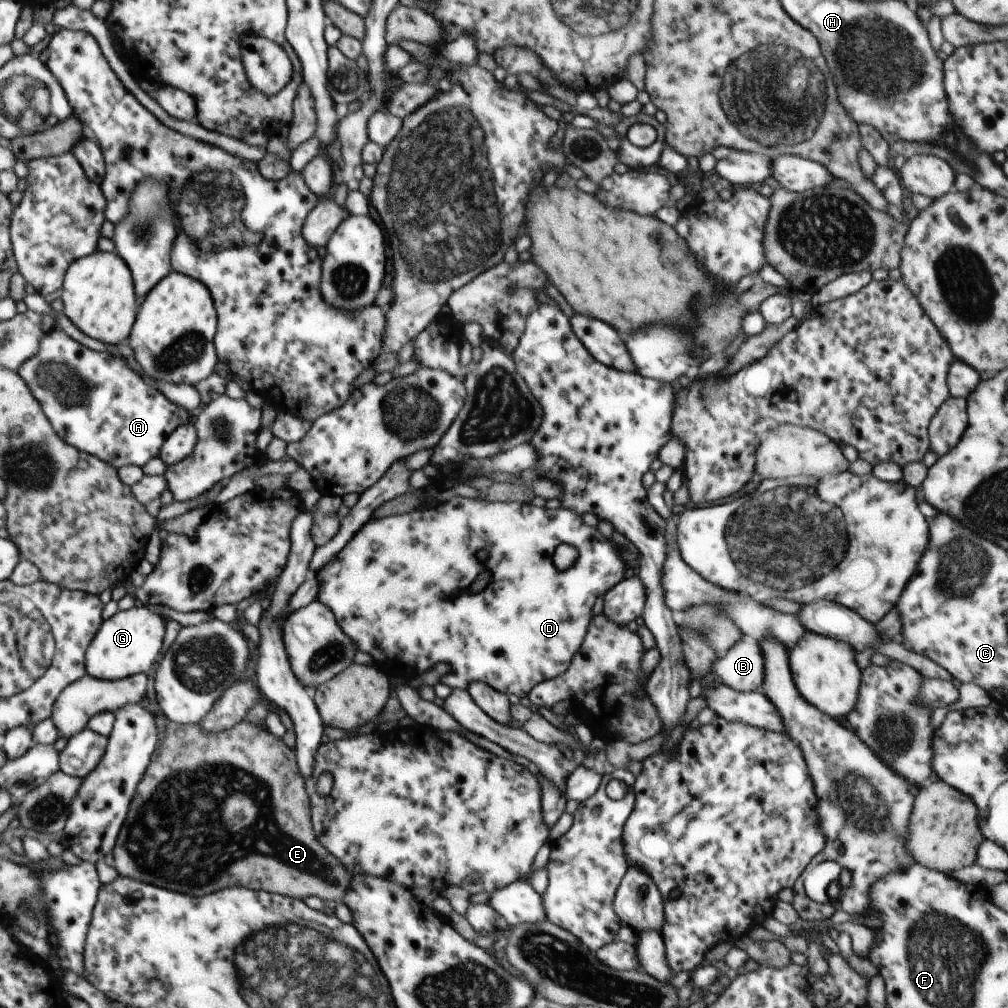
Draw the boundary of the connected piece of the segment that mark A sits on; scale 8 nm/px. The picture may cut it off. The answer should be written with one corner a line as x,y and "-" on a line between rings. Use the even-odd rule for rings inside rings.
59,326
40,338
38,354
23,362
16,372
26,376
25,383
34,388
34,396
38,396
46,416
54,420
54,428
58,428
58,436
62,440
82,452
97,456
115,469
126,465
142,468
148,460
159,456
164,440
189,420
186,408
176,406
159,390
146,384
121,357
108,351
92,350
72,339

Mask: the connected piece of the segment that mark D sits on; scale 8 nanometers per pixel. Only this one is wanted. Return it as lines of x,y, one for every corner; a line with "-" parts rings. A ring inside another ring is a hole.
455,496
446,502
440,503
437,507
428,508
428,510
414,509
408,514
368,520
343,549
328,564
324,564
324,568
316,572
315,577
320,583
317,601
330,608
334,613
338,626
342,628
342,632
354,642
354,646
360,652
370,654
372,660
374,660
374,667
380,673
384,673
389,679
402,678
402,680
409,681
414,676
419,676
432,670
438,662
446,662
446,664
450,664
452,672
442,676
439,682
449,686
451,689
460,688
460,690
467,690
467,686
472,680
480,680
484,684
492,686
498,692
507,695
514,694
514,696
524,698
524,696
528,696
530,690
537,684
558,677
566,672
574,658
574,654
580,650
586,632
588,632
588,627
593,617
592,607
594,602
596,602
596,598
608,592
624,579
626,566
624,566
620,555
619,547
611,539
604,538
597,528
586,526
582,517
570,512
570,510
560,507
557,509
541,508
534,506
531,502
488,502
488,500
-
562,543
572,544
578,550
578,558
576,558
572,568
560,572
552,564
552,554
554,554
557,545
-
480,548
488,548
488,552
490,552
490,560
486,560
486,564
482,564
476,558
476,554
474,554
-
466,568
476,568
476,574
480,574
484,568
488,568
492,572
492,582
486,586
486,590
482,590
478,594
472,594
468,590
468,586
462,586
462,576
466,578
466,574
470,574
470,572
466,572

